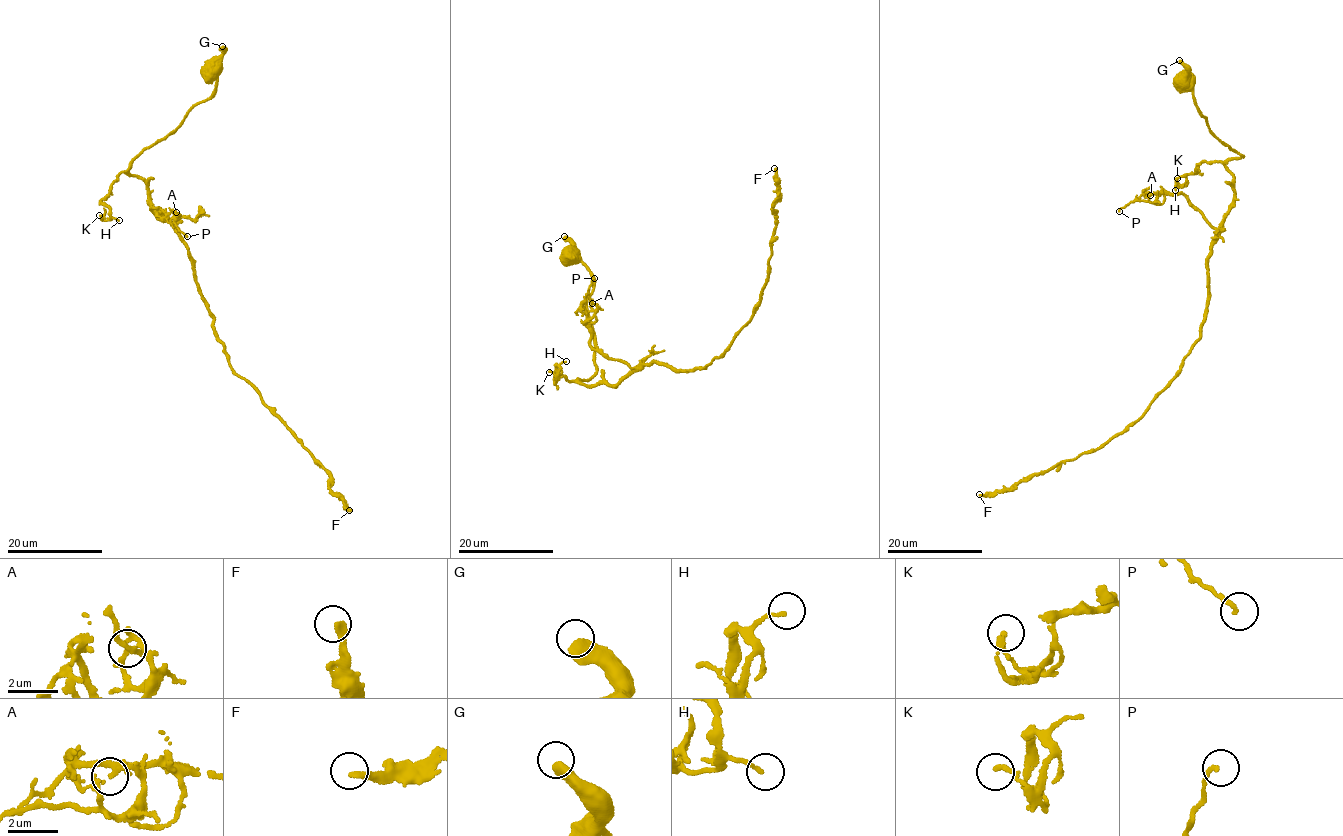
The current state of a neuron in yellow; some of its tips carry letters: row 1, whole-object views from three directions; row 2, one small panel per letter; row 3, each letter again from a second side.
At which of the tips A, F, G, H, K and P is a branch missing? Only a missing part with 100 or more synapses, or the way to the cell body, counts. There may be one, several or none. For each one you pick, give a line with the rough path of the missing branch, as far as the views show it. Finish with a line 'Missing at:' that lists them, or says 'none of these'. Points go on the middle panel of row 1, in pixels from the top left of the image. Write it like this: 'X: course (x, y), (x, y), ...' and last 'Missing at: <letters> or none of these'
Missing at: F

